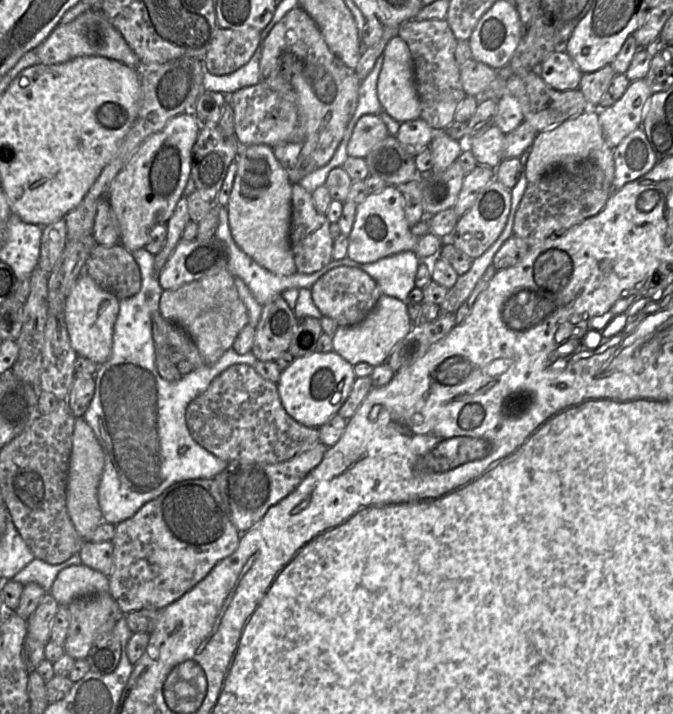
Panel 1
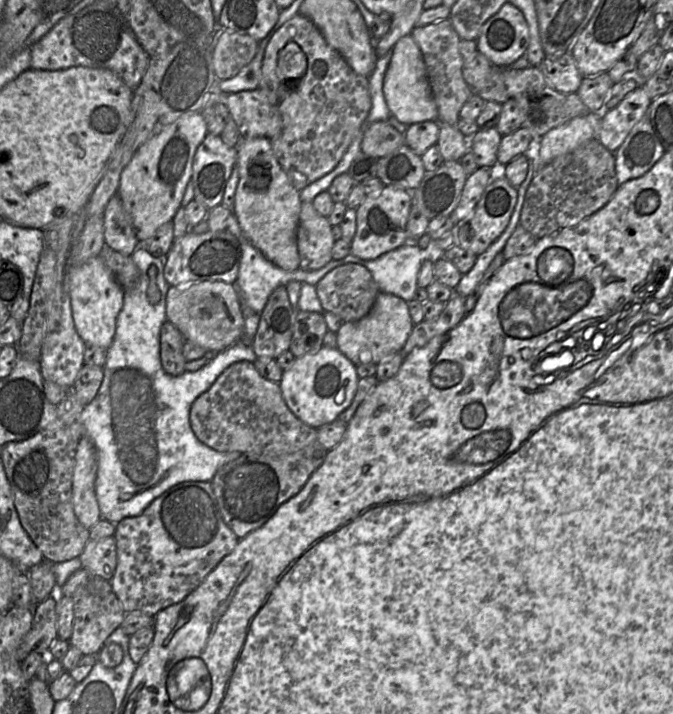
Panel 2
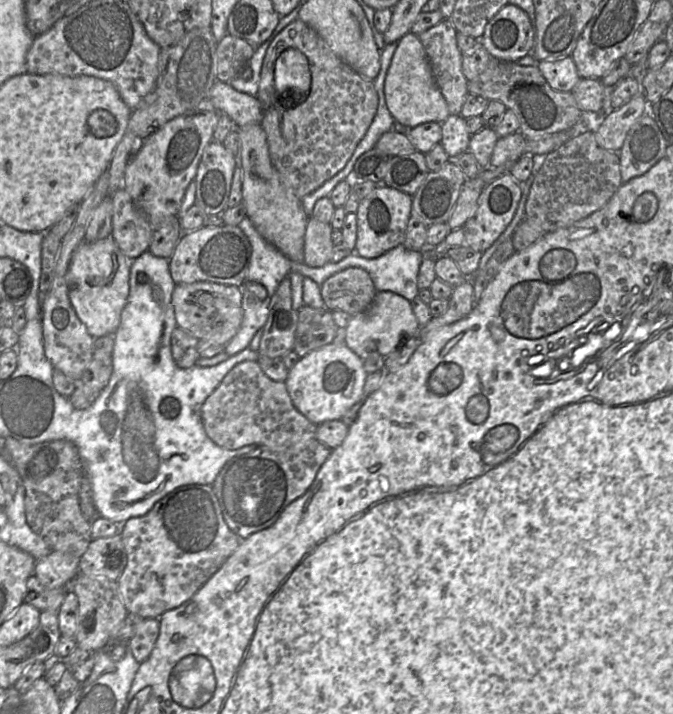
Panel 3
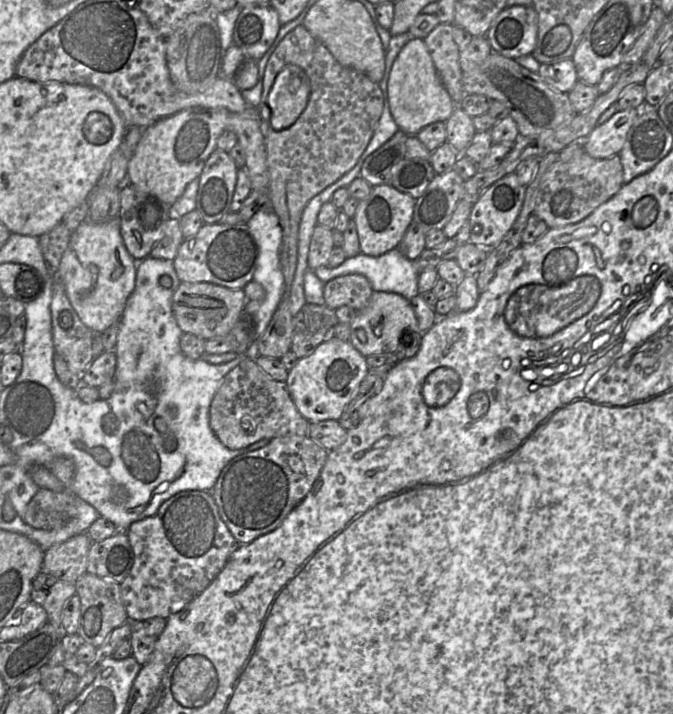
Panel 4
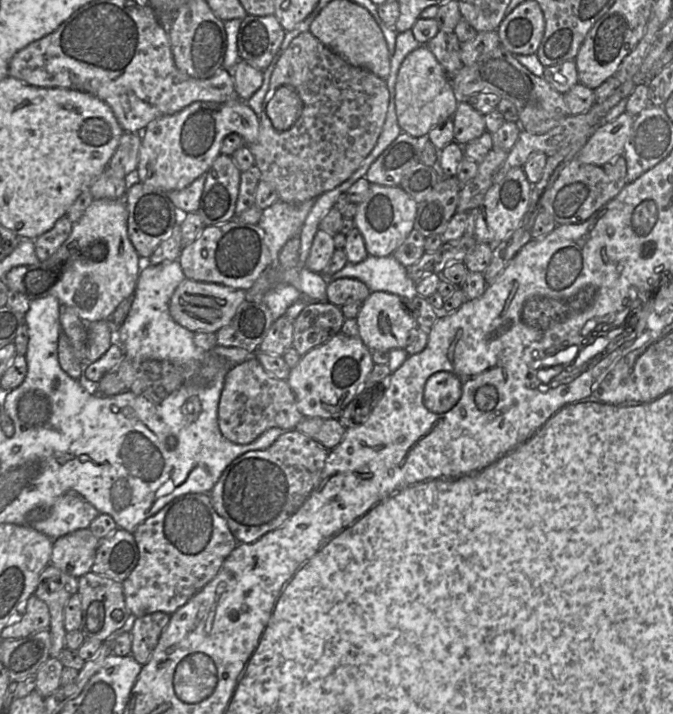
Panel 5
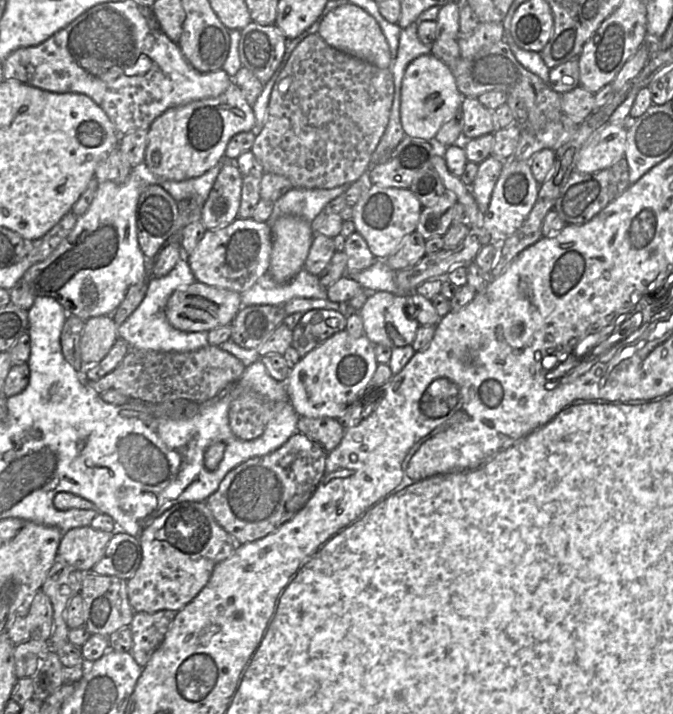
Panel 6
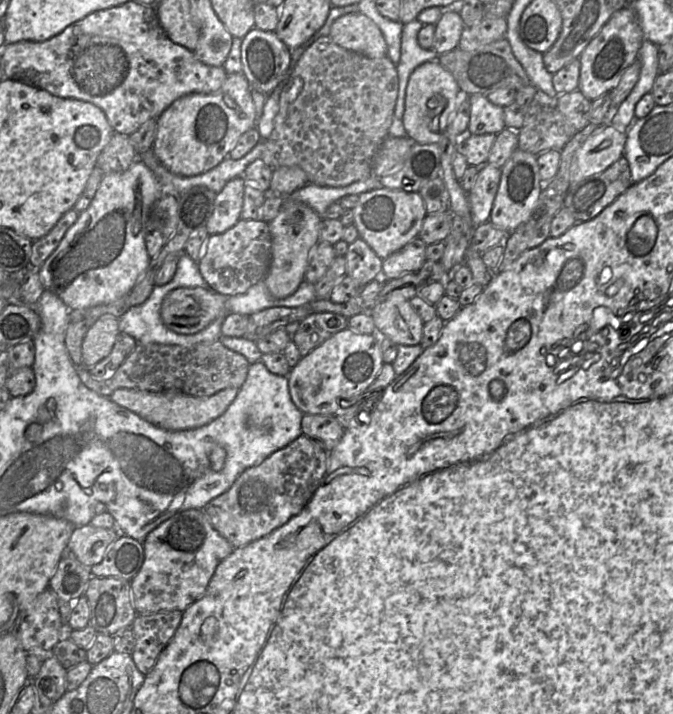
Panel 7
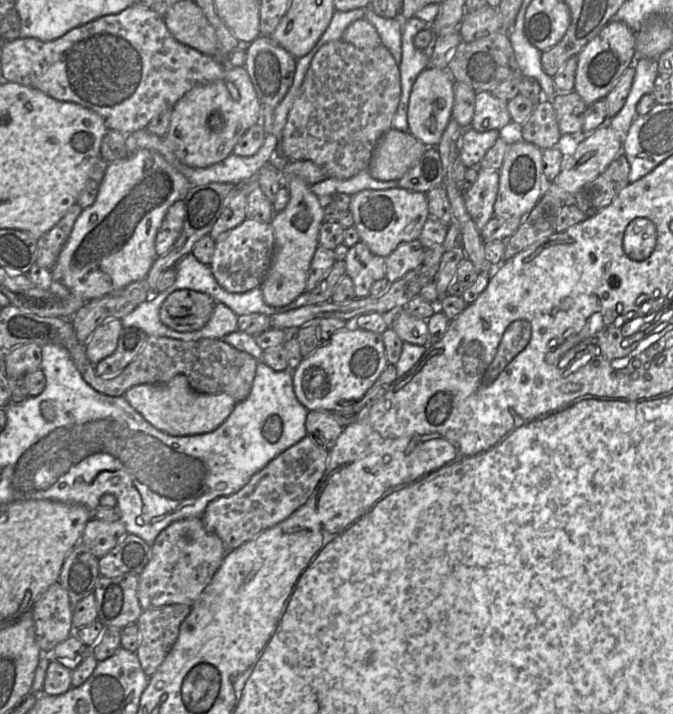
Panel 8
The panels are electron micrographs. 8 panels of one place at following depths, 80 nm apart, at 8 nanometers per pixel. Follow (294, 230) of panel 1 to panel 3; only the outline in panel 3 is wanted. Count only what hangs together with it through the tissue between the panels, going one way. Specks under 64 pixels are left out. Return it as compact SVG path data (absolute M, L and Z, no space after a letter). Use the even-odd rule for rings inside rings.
M313 216L308 217L304 236L304 264L321 267L331 262L333 247L332 226Z

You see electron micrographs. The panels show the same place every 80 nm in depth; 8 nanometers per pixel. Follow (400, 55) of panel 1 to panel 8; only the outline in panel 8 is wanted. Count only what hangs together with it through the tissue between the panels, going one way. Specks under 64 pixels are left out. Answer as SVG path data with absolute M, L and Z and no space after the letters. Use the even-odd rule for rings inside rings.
M429 66L418 75L413 84L407 112L409 133L427 147L437 147L451 119L454 82L447 69Z

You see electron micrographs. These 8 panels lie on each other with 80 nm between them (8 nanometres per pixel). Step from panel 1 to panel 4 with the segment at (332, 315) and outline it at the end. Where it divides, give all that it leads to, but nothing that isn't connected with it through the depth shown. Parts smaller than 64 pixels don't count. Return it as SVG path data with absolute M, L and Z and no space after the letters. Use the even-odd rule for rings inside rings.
M361 274L335 277L325 283L323 288L325 305L333 310L348 306L360 311L366 306L372 293L368 279Z

